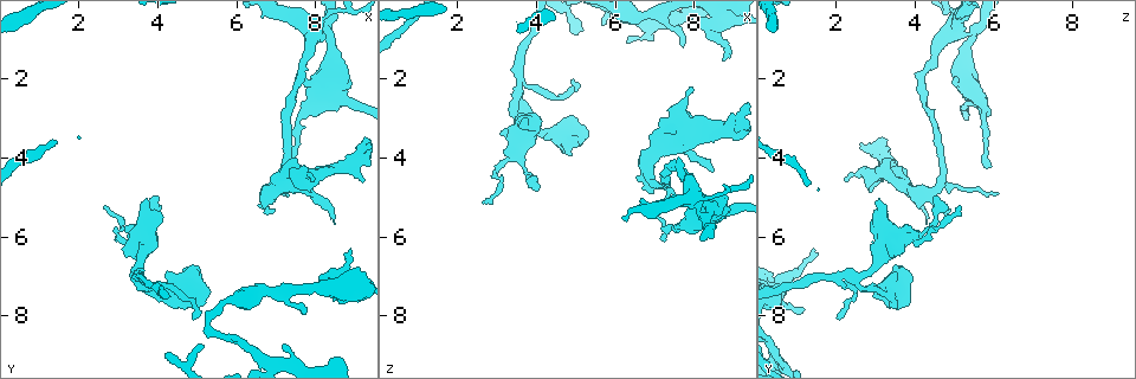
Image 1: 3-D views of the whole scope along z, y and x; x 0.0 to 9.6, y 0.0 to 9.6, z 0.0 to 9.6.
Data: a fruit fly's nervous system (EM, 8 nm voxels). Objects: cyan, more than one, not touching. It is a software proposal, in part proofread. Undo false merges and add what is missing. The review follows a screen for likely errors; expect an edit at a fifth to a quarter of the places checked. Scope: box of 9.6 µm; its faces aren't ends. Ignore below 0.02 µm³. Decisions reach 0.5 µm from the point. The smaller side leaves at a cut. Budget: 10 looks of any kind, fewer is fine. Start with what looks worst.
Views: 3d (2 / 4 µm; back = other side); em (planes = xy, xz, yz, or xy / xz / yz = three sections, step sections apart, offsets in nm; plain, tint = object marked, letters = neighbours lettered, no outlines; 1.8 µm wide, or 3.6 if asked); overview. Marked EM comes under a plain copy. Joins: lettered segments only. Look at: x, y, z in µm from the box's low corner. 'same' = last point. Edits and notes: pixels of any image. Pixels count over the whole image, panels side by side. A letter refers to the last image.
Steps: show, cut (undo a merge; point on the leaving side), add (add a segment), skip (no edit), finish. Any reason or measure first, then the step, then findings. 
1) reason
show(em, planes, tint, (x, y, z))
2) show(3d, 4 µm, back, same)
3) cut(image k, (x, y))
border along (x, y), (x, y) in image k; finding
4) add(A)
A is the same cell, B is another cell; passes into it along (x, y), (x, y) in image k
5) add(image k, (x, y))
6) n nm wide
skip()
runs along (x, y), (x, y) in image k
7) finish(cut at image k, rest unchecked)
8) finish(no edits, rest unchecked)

tapers out
show(em, xy, step 4, tint, (8.75, 6.40, 1.45))

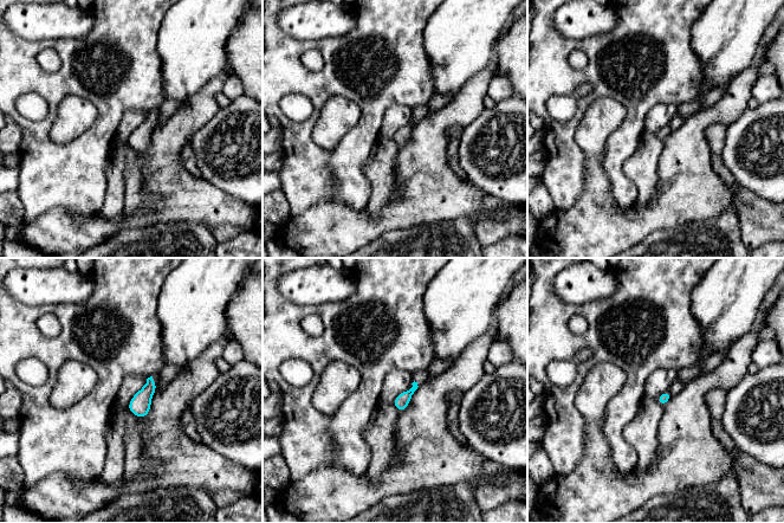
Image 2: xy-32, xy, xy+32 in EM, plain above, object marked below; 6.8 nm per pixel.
show(em, planes, letters, same)

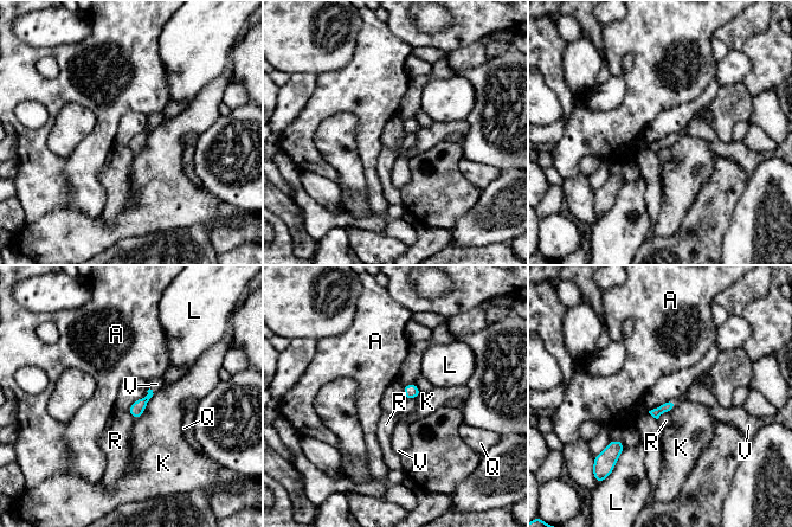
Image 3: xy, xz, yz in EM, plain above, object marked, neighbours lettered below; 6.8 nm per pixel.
add(V)
V is the same cell, A, K, L, Q and R are other cells; passes into it along (136, 409), (150, 390), (156, 384) in image 3; the neuron continues

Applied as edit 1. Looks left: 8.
redraw
show(overview)

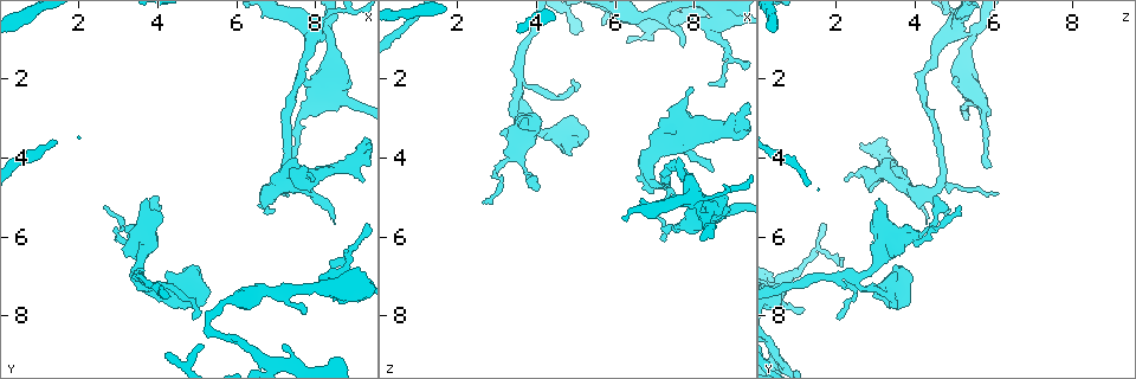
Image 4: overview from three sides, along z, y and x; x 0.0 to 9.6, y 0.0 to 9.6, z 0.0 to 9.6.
abrupt turn
show(3d, 4 µm, (8.05, 0.95, 5.05))

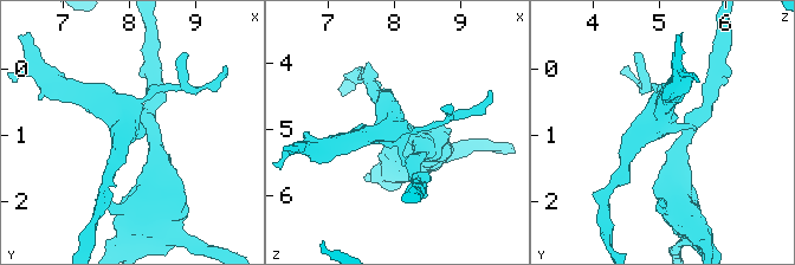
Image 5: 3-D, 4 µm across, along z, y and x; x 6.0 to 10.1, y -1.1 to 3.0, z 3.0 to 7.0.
show(em, planes, tint, (8.10, 0.85, 5.05))

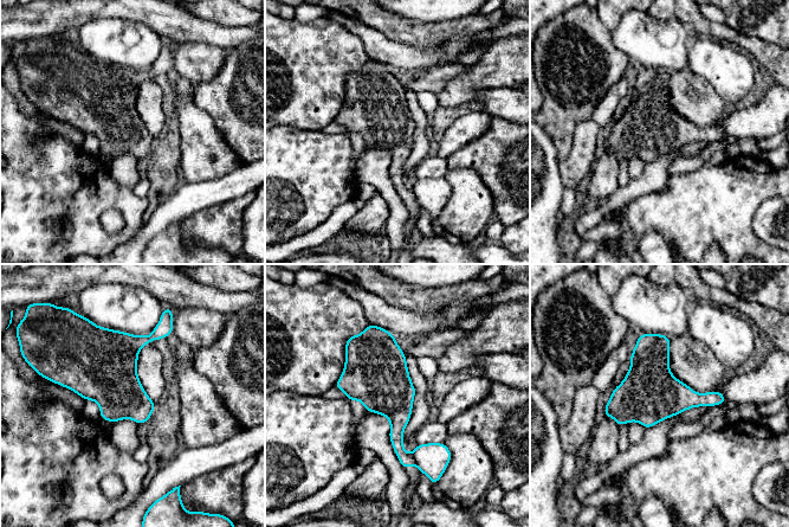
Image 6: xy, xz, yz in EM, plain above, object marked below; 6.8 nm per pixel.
what lies round it
show(em, planes, letters, same)

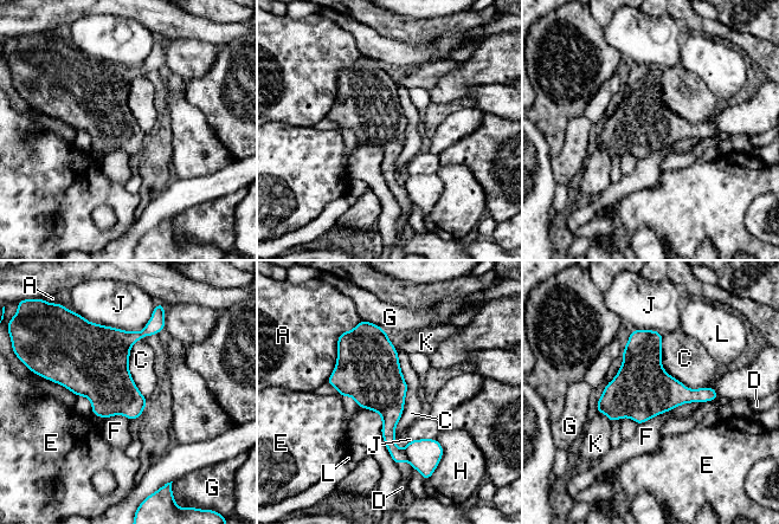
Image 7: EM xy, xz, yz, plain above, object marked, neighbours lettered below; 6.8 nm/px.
340 nm wide
cut(image 7, (424, 455))
A, C, D, E, F, G, H, J, K and L are other cells; border along (403, 452), (407, 458) in image 7; a second neuron is stuck on

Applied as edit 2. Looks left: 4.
thick end
show(em, planes, letters, (3.70, 5.10, 3.05))

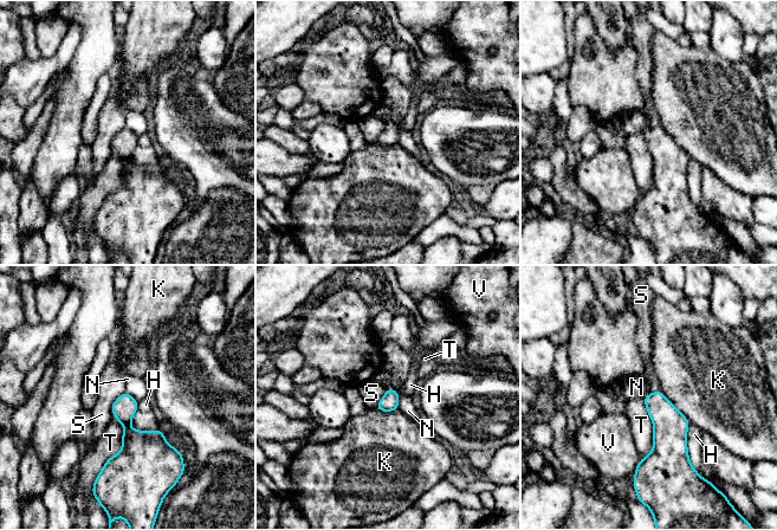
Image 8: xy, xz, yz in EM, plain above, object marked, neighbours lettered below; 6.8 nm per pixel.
T touches over 440 nm
skip()
H, K, N, S, T and V are other cells; border along (124, 390), (114, 401), (111, 414) in image 8; none of them fits

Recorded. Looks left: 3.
show(em, planes, letters, (8.45, 5.55, 4.35))

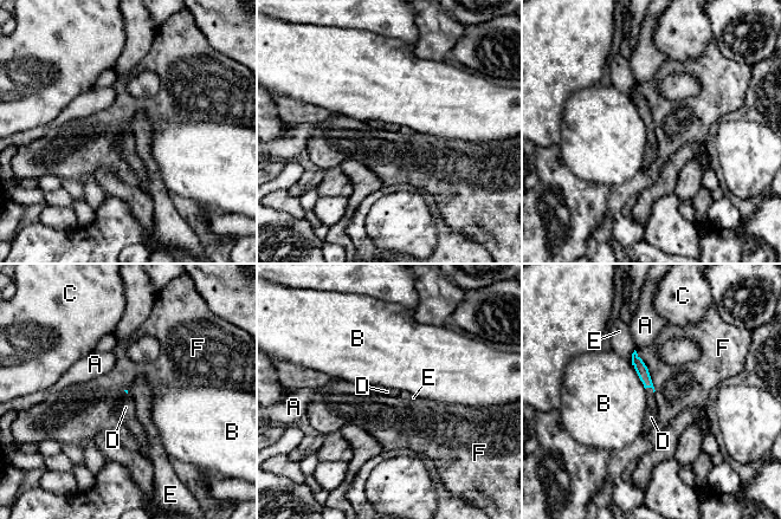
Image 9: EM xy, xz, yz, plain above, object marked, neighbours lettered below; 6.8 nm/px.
add(D)
D is the same cell, A, B, C, E and F are other cells; passes into it along (637, 362), (651, 387), (651, 417) in image 9; it goes on there

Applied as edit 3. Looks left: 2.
finish(add at image 3, cut at image 7, add at image 9, rest unchecked)

